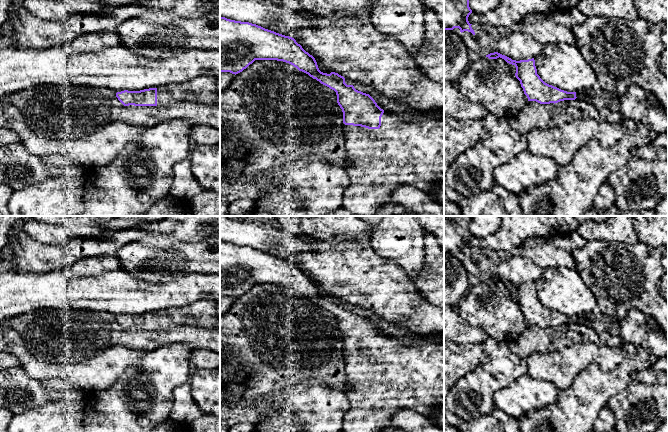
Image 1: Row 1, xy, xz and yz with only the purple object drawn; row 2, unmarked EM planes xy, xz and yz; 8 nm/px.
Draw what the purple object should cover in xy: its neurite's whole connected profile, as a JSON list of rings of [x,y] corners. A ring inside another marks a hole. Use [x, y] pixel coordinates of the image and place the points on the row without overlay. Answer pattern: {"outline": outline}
{"outline": [[[198,300],[190,305],[157,312],[140,315],[124,314],[117,316],[116,321],[124,330],[168,330],[182,325],[220,328],[217,303],[210,300]]]}

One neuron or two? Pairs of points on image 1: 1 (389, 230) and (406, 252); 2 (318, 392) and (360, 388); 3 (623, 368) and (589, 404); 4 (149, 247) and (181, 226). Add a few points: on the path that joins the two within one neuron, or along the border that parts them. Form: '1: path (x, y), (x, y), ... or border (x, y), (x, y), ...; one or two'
1: path (394, 235), (404, 247); one
2: border (343, 391), (349, 401), (349, 409), (344, 415); two
3: path (615, 377), (597, 395); one
4: border (147, 233), (169, 233), (181, 241), (191, 242); two

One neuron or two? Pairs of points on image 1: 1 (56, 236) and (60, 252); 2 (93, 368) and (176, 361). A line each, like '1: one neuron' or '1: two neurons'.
1: two neurons
2: two neurons

